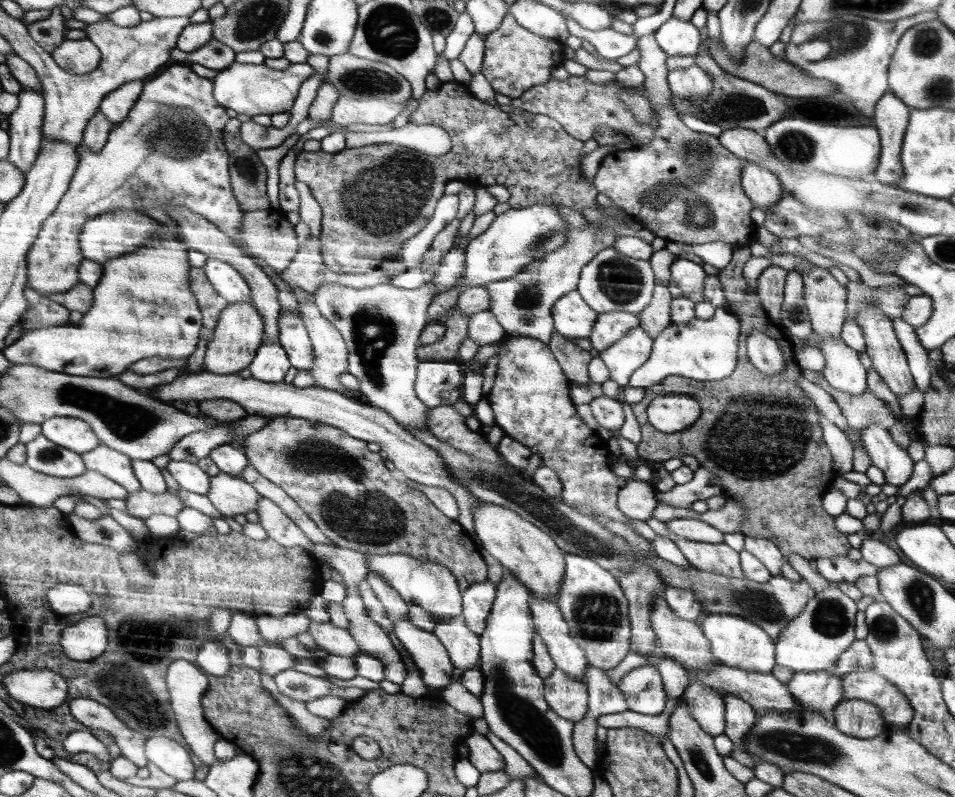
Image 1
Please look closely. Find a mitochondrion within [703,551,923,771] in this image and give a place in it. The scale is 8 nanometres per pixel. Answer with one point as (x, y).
(764, 606)

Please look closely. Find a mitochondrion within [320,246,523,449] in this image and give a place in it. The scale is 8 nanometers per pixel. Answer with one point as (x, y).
(374, 332)

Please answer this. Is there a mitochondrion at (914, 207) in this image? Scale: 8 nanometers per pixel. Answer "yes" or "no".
yes

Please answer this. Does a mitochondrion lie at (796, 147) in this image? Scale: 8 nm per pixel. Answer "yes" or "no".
yes

